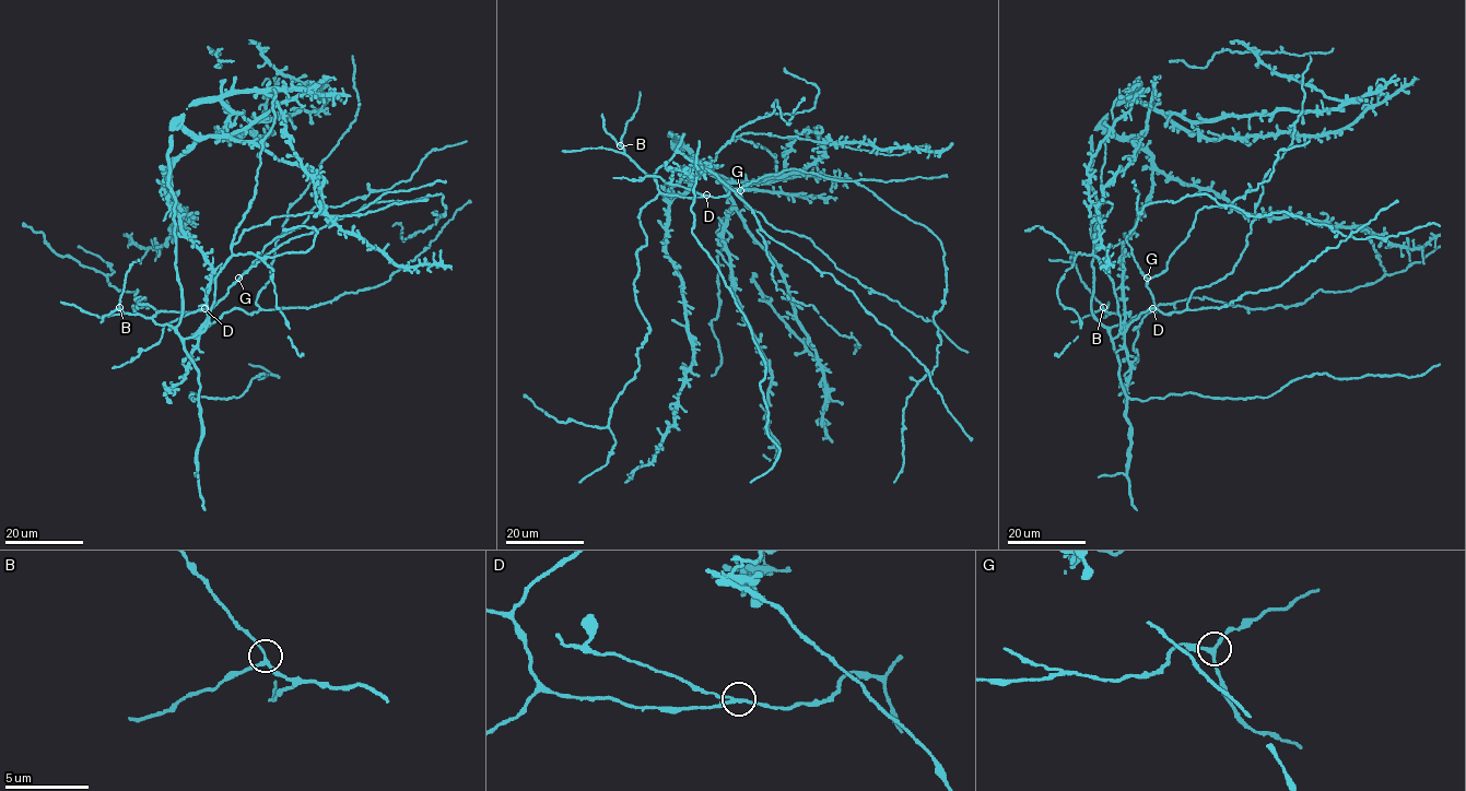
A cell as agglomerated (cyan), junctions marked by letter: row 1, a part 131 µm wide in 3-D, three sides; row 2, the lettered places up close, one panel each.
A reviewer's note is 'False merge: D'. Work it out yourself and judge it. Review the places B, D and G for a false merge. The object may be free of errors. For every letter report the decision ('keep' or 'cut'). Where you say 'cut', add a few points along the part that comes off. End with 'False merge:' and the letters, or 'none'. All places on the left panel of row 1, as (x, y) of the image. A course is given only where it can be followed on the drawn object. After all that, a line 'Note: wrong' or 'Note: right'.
B: keep
D: cut; foreign part runs (204, 309), (167, 322), (156, 343), (142, 349), (129, 362), (113, 367)
G: keep
False merge: D
Note: right

